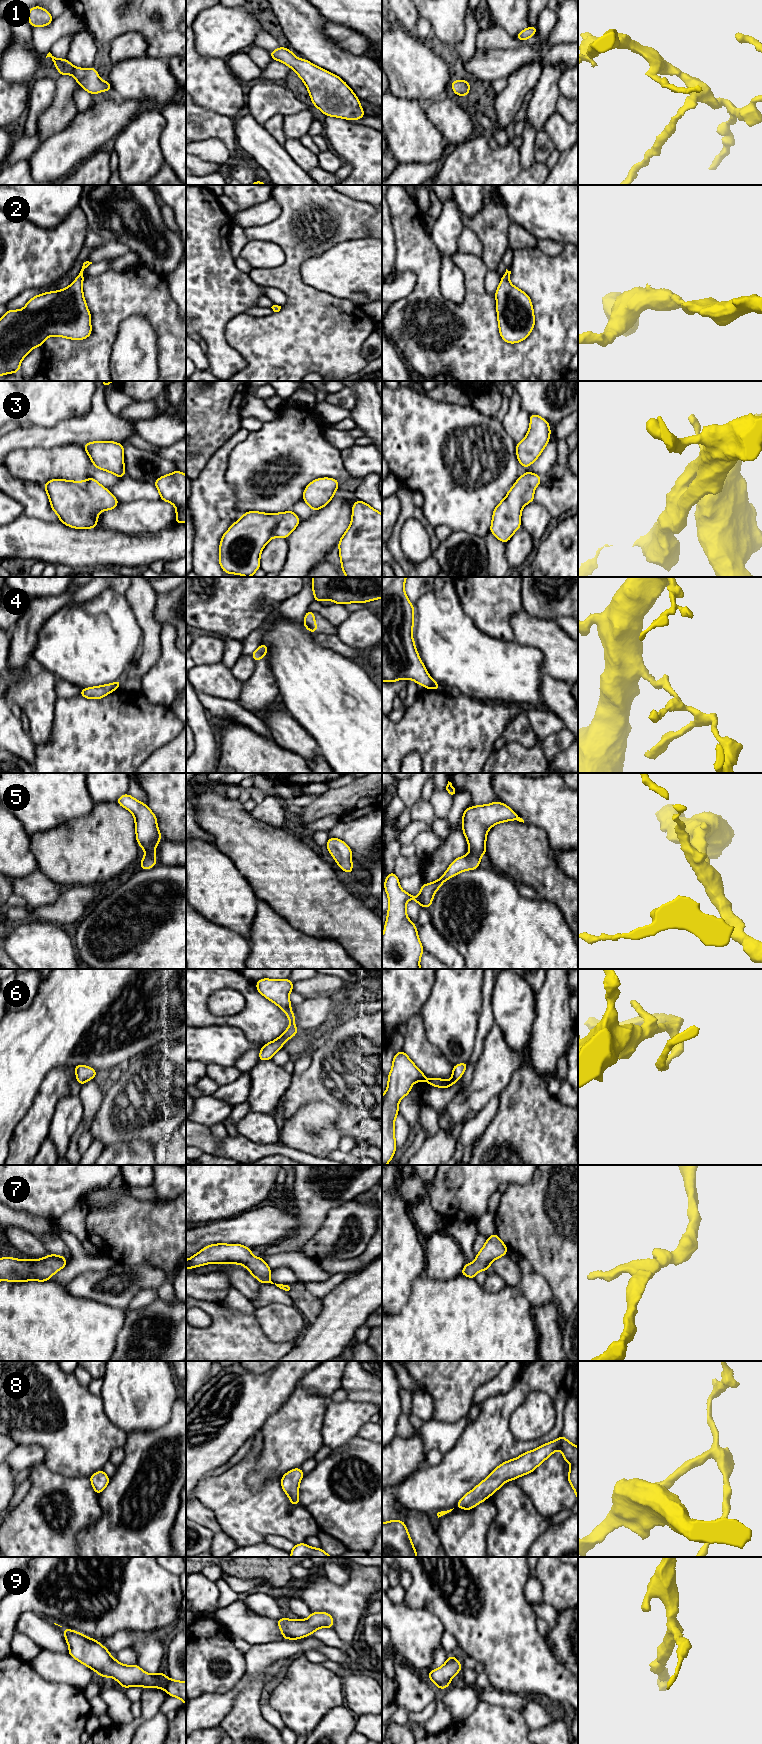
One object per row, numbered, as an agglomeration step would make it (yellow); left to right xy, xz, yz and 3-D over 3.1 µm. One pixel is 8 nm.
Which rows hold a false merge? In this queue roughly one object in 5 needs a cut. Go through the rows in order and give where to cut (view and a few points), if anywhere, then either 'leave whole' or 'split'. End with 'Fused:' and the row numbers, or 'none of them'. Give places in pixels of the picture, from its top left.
1: no cut | leave whole
2: no cut | leave whole
3: no cut | leave whole
4: xz (305, 623), (311, 630) | split
5: no cut | leave whole
6: no cut | leave whole
7: no cut | leave whole
8: no cut | leave whole
9: no cut | leave whole
Fused: 4

